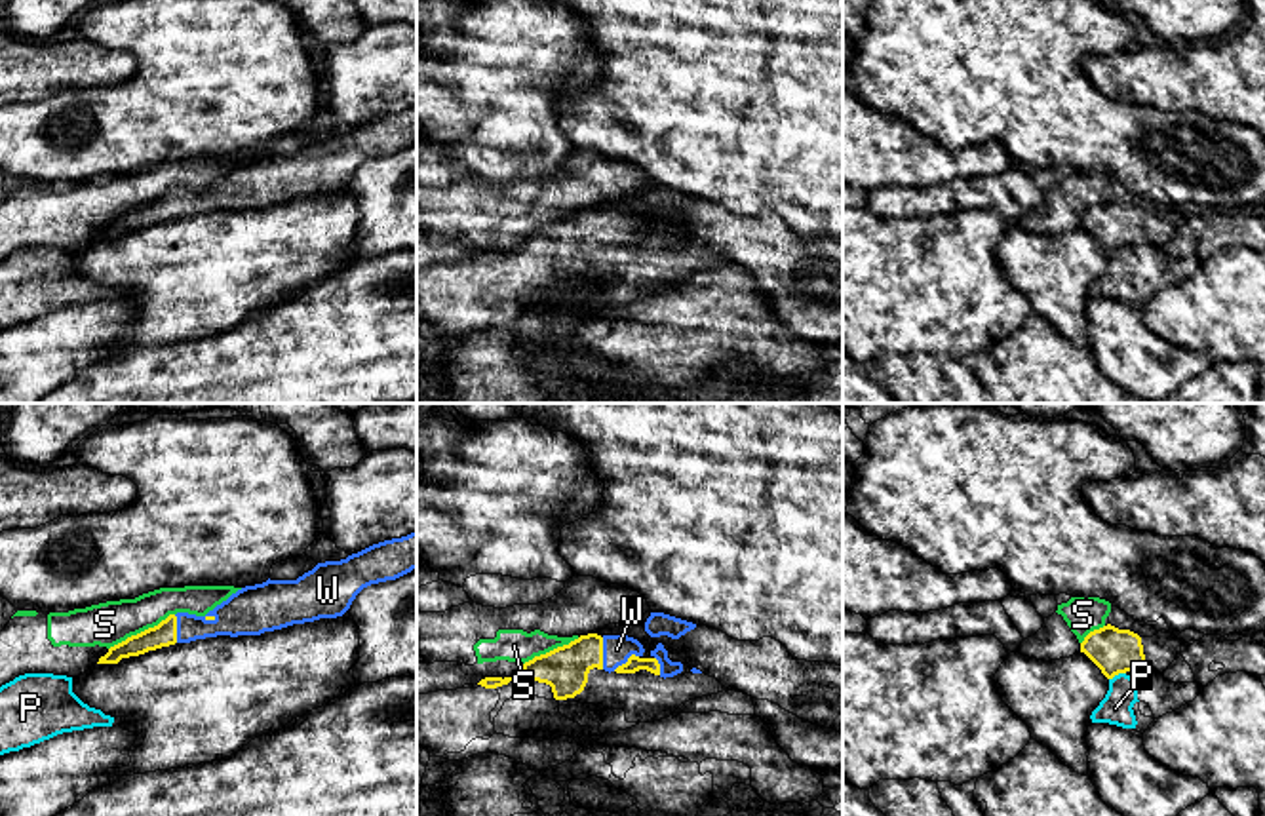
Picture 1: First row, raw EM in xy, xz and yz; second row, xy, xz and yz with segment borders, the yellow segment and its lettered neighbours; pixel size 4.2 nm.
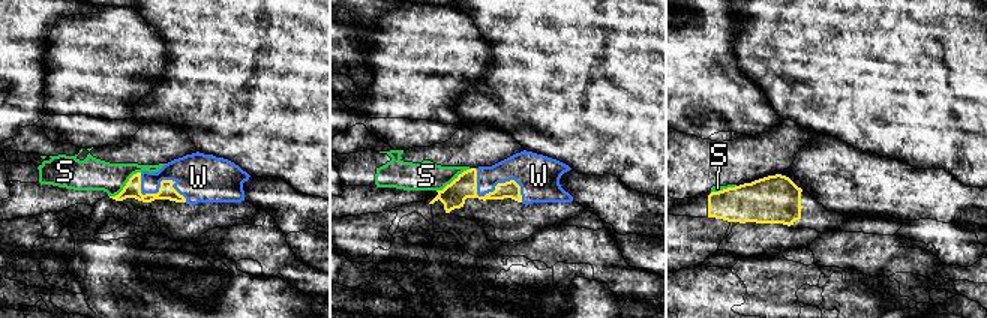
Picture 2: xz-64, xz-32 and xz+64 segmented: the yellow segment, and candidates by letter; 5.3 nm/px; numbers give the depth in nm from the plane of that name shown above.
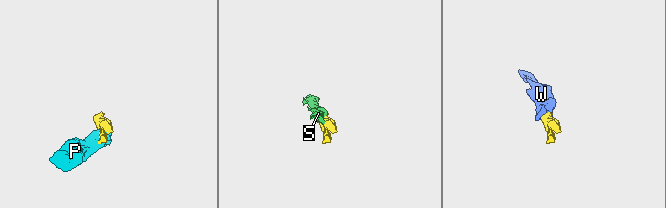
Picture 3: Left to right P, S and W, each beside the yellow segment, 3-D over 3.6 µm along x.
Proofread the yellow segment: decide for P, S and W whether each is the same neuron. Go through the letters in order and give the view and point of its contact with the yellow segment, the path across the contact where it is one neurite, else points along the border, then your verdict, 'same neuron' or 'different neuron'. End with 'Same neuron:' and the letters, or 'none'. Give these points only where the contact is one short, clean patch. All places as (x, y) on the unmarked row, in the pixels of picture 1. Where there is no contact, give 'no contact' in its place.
P: meets yellow in yz at (1117, 248); different neuron
S: meets yellow in xy at (141, 206); different neuron
W: meets yellow in xz at (602, 227); runs through xz (565, 242), (584, 227), (602, 227), (617, 223); same neuron
Same neuron: W

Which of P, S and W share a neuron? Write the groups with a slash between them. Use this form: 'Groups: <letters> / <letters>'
Groups: P / S / W

